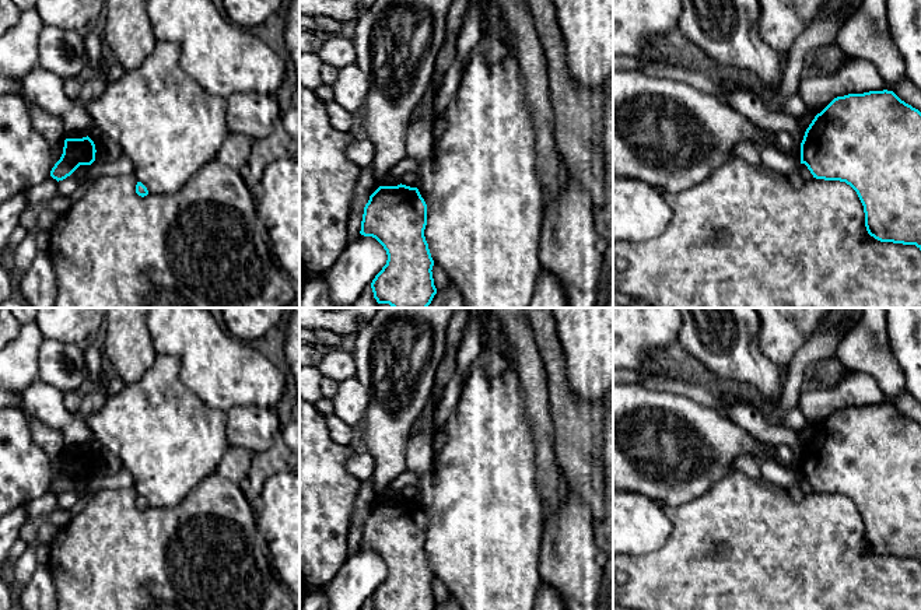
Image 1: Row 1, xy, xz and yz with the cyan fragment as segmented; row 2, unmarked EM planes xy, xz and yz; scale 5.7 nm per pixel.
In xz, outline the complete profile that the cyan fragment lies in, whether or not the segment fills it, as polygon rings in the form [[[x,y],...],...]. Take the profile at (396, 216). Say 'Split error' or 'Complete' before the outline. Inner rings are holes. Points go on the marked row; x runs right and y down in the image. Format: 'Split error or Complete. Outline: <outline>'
Complete. Outline: [[[406,185],[379,186],[364,207],[361,231],[364,236],[375,238],[386,250],[388,260],[371,283],[378,304],[392,308],[427,308],[437,288],[433,278],[434,260],[424,236],[427,225],[427,204],[417,187]]]

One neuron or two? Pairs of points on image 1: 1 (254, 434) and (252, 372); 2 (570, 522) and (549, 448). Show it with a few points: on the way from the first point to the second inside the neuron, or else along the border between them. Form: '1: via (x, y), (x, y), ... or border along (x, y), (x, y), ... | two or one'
1: border along (273, 409), (233, 406), (226, 412) | two
2: border along (561, 477), (561, 501), (549, 515) | two

